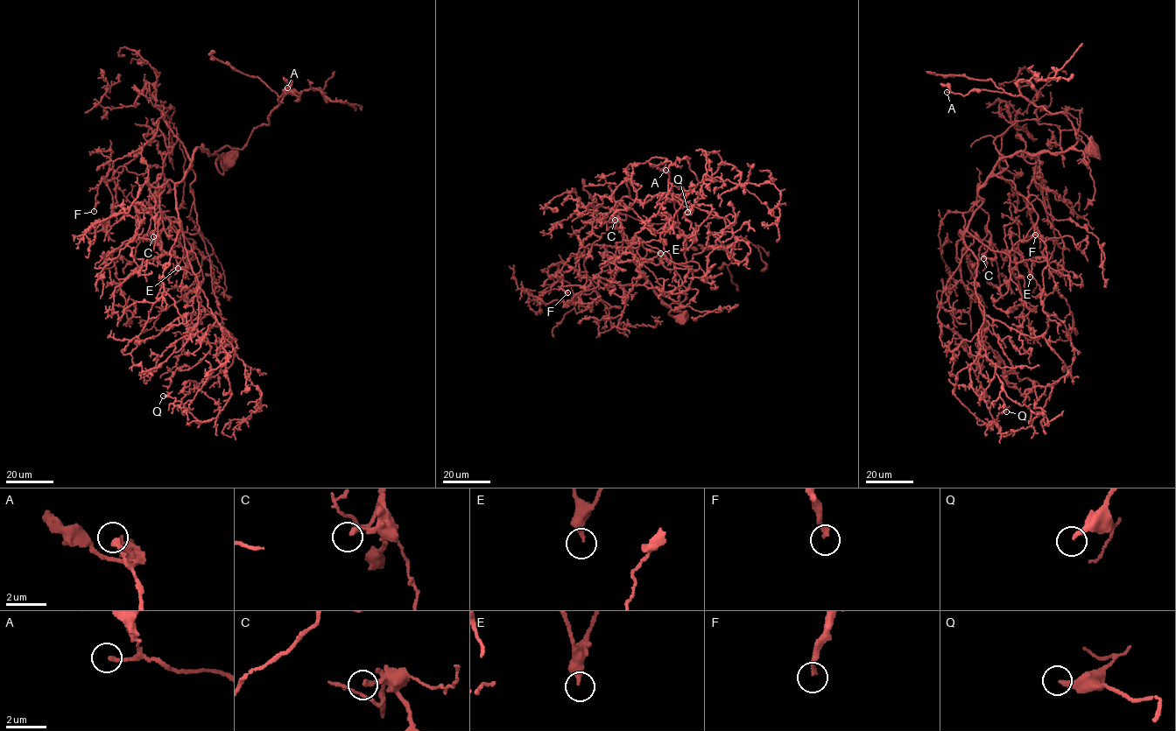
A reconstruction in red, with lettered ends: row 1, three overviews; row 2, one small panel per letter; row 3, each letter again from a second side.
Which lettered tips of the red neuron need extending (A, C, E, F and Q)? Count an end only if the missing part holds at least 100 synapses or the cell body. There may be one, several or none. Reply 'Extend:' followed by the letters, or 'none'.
Extend: none

